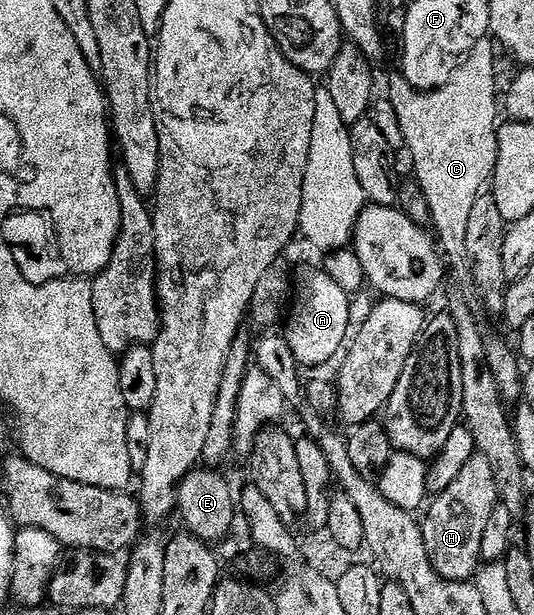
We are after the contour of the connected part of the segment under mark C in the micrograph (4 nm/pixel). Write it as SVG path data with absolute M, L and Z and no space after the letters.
M488 40L479 42L452 79L436 90L416 90L400 72L396 72L388 82L386 98L391 102L394 116L398 116L398 124L402 127L404 150L412 157L412 170L416 173L414 182L426 196L430 224L436 228L434 234L437 239L462 240L466 236L474 202L485 193L491 183L492 173L496 171L498 94L496 98L496 54L491 45L493 43Z

